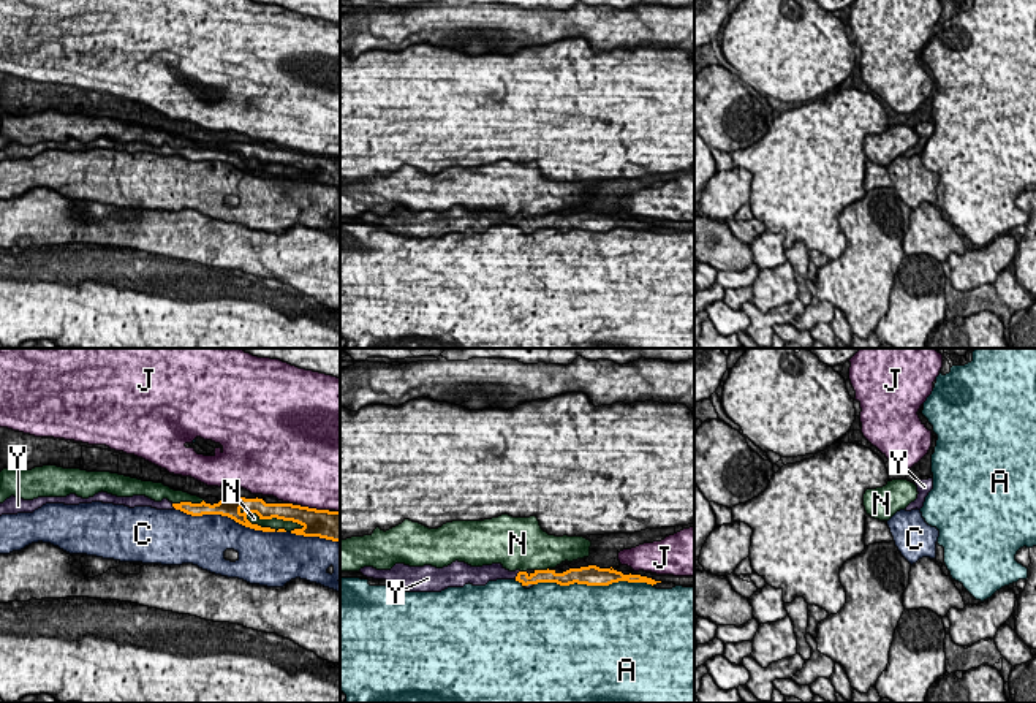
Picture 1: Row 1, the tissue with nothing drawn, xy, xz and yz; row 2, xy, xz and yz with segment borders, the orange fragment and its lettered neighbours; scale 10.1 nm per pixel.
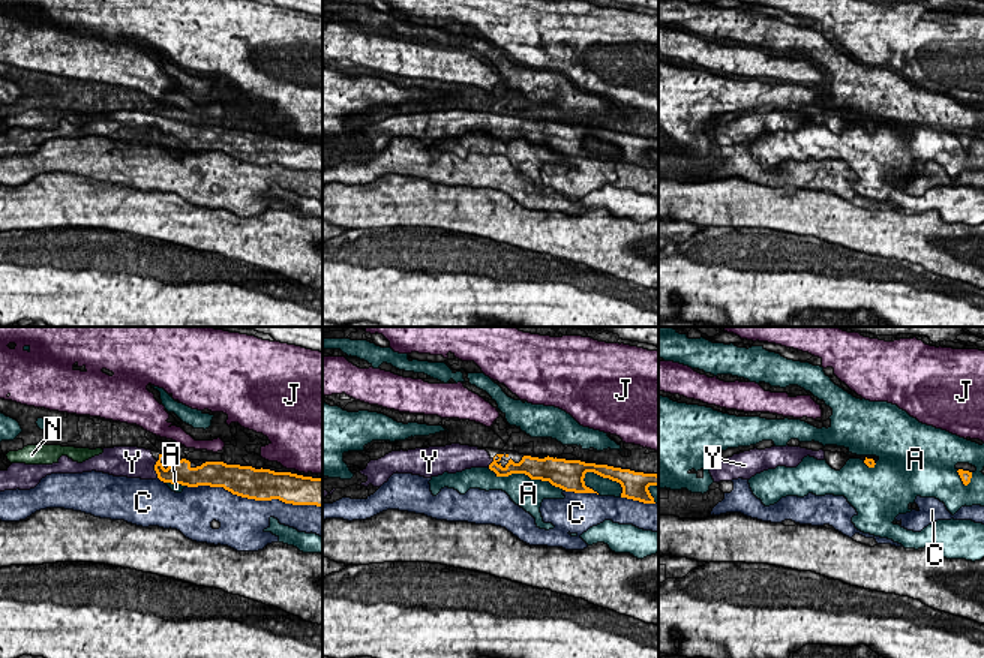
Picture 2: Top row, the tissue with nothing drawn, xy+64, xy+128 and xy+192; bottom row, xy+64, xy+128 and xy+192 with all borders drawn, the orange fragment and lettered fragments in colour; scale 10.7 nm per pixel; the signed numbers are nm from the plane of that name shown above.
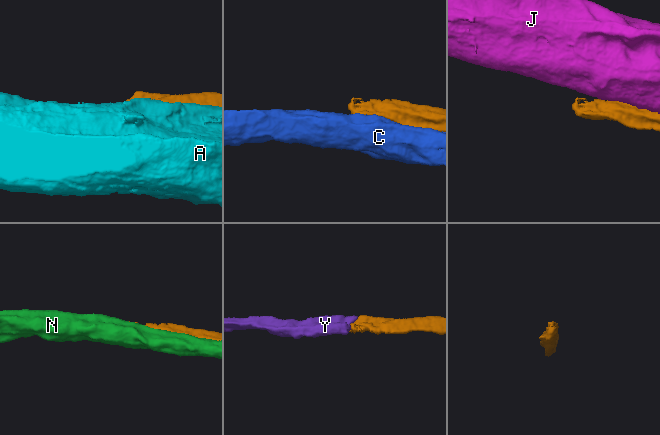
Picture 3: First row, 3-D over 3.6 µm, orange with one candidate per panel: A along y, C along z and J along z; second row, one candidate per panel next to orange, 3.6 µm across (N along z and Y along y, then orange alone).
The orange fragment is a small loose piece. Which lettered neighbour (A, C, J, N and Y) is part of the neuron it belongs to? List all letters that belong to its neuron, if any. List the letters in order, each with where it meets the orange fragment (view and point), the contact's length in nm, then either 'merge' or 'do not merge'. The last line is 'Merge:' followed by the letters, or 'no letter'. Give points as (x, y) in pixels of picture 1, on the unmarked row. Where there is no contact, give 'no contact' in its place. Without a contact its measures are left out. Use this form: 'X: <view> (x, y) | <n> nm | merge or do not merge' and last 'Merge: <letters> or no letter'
A: xz (593, 230) | 1200 nm | do not merge
C: xy (231, 163) | 1150 nm | do not merge
J: xy (315, 154) | 280 nm | do not merge
N: xy (276, 162) | 600 nm | do not merge
Y: xz (518, 220) | 110 nm | merge
Merge: Y

